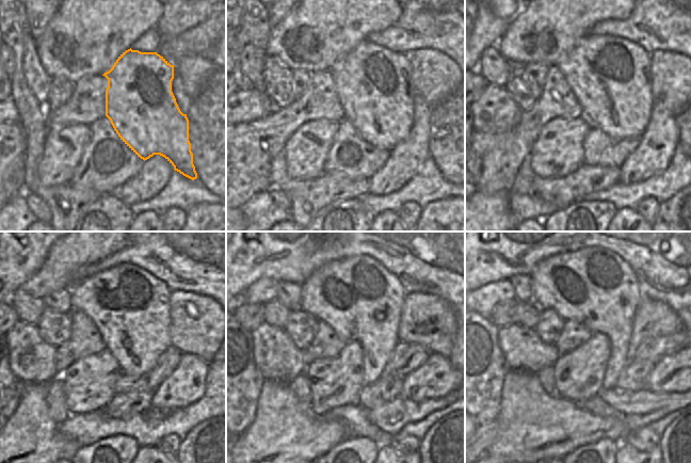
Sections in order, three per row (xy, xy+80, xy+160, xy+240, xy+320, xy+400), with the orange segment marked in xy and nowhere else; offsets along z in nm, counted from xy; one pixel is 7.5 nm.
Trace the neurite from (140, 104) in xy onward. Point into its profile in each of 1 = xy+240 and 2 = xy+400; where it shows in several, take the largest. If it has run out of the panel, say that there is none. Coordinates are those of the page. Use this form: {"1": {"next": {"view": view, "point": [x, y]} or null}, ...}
{"1": {"next": {"view": "xy+240", "point": [130, 307]}}, "2": {"next": {"view": "xy+400", "point": [593, 286]}}}

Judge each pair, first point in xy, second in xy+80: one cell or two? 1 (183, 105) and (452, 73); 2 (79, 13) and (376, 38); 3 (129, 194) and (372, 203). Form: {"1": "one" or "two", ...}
{"1": "two", "2": "two", "3": "two"}

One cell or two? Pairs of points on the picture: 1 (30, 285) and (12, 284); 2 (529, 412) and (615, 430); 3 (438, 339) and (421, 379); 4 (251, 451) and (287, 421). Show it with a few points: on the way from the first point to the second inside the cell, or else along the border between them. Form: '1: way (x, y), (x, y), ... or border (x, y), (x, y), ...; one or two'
1: border (39, 269), (17, 288); two
2: way (550, 427), (594, 428); one
3: border (432, 352), (448, 357); two
4: way (259, 448), (278, 430); one

